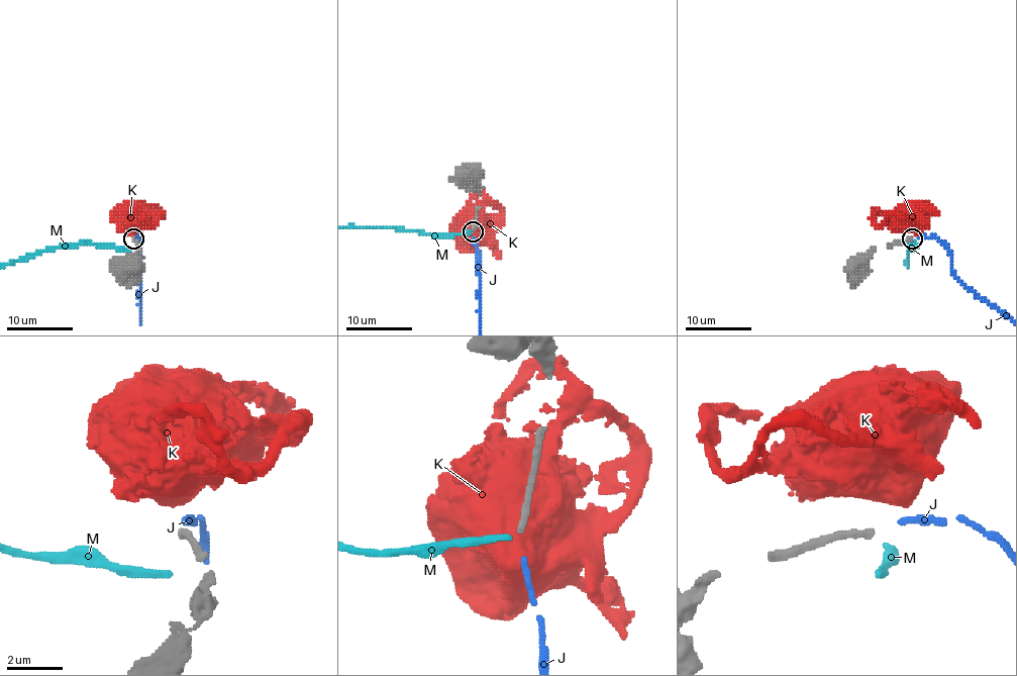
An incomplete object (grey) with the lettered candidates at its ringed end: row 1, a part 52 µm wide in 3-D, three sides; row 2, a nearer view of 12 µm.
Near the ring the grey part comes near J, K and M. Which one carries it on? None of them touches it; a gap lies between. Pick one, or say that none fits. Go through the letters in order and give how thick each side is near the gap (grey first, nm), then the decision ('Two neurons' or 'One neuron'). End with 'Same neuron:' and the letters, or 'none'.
J: Thickness 280 nm (grey) against 240 nm. One neuron
K: Thickness 280 nm (grey) against 950 nm. Two neurons
M: Thickness 280 nm (grey) against 240 nm. Two neurons
Same neuron: J

